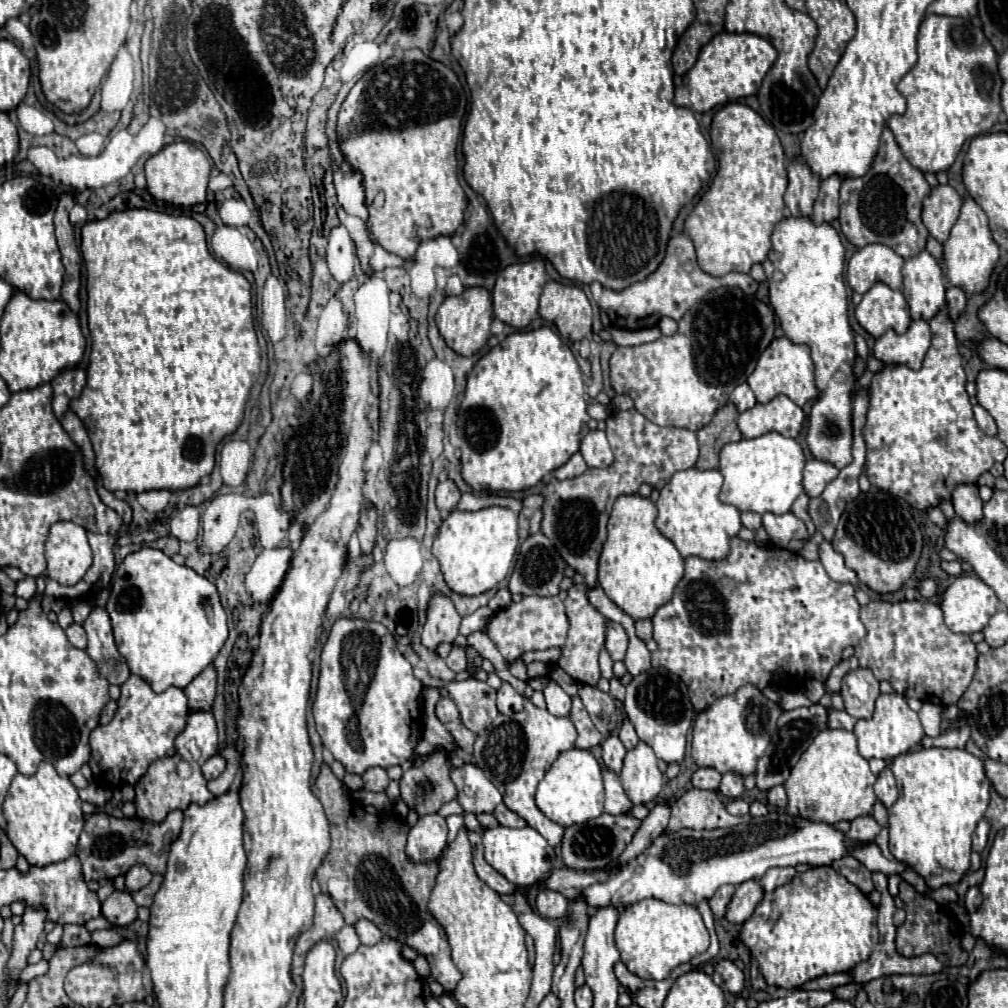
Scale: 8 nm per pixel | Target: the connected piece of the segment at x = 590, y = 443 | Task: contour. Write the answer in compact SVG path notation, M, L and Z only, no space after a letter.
M589 431L581 439L581 455L589 467L609 467L613 463L613 451L605 437L605 431Z

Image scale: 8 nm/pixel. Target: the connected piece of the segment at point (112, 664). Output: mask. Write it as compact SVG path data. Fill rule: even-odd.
M95 607L89 617L83 623L89 645L87 653L97 661L99 673L113 685L123 685L127 677L131 675L123 655L117 651L115 639L113 639L113 629L111 629L111 617L105 607Z

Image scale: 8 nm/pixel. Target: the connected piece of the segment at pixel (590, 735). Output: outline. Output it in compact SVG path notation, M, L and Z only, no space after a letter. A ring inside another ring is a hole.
M573 697L571 719L577 727L577 741L575 741L577 749L591 749L591 747L597 747L603 741L603 735L591 723L591 717L587 715L587 711L585 711L579 697Z

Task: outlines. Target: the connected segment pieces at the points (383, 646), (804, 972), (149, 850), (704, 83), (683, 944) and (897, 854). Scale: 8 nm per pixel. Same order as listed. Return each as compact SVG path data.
M347 617L333 623L327 643L321 651L321 675L317 699L313 703L313 717L323 745L333 753L337 761L343 763L349 773L363 775L367 767L403 765L409 759L421 735L421 713L417 707L417 703L421 703L421 693L421 681L415 679L413 667L401 655L393 635L385 625L377 621Z
M813 867L803 873L797 873L791 883L777 887L773 893L767 893L751 915L751 919L743 923L739 939L749 947L751 955L757 959L759 971L763 973L769 985L797 989L805 981L831 973L847 973L857 963L867 961L879 941L877 907L869 901L865 893L861 893L833 867Z
M175 809L171 811L161 823L149 823L139 817L107 817L105 813L93 813L85 821L85 829L79 837L79 847L77 847L77 857L83 863L83 873L85 879L103 879L103 877L117 877L125 875L133 865L143 863L151 873L165 873L165 835L167 835L167 853L171 843L179 837L183 823L183 811Z
M719 33L699 53L697 63L689 69L683 85L675 91L675 103L697 113L711 111L717 105L755 95L773 61L777 59L775 47L753 33Z
M651 897L623 909L615 927L615 943L621 951L621 961L631 973L643 979L665 979L671 969L707 951L709 933L697 907L671 905Z
M919 749L899 755L893 761L893 775L897 779L897 787L901 789L899 799L889 809L889 849L893 857L923 875L927 885L933 889L959 883L961 877L969 871L971 835L989 805L991 781L985 775L983 759L971 755L965 749Z

